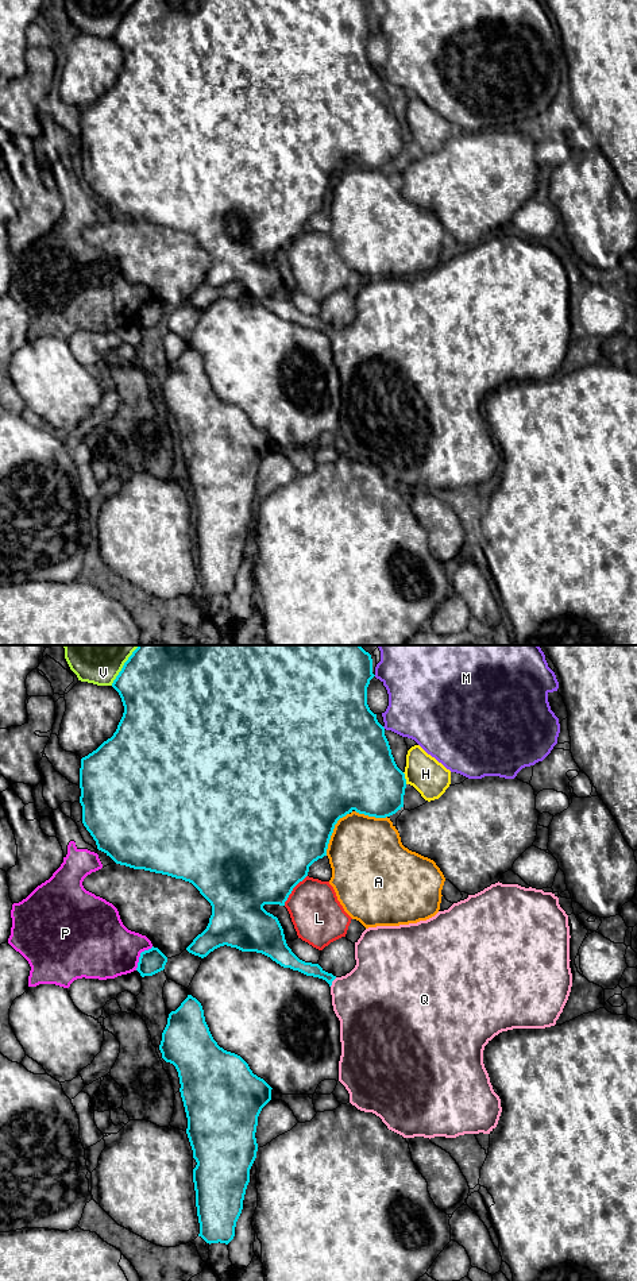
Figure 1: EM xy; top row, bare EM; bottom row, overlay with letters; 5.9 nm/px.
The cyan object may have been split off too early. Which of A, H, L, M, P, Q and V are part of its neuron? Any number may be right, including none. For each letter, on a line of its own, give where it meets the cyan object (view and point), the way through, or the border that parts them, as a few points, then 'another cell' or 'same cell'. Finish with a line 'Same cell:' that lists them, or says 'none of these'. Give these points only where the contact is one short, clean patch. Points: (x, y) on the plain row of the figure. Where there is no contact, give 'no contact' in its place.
A: contact xy (332, 184); another cell
H: contact xy (404, 130); another cell
L: contact xy (292, 242); another cell
M: no contact; another cell
P: contact xy (141, 308); another cell
Q: contact xy (332, 332); border xy (336, 330), (329, 338); another cell
V: contact xy (123, 19); another cell
Same cell: none of these

